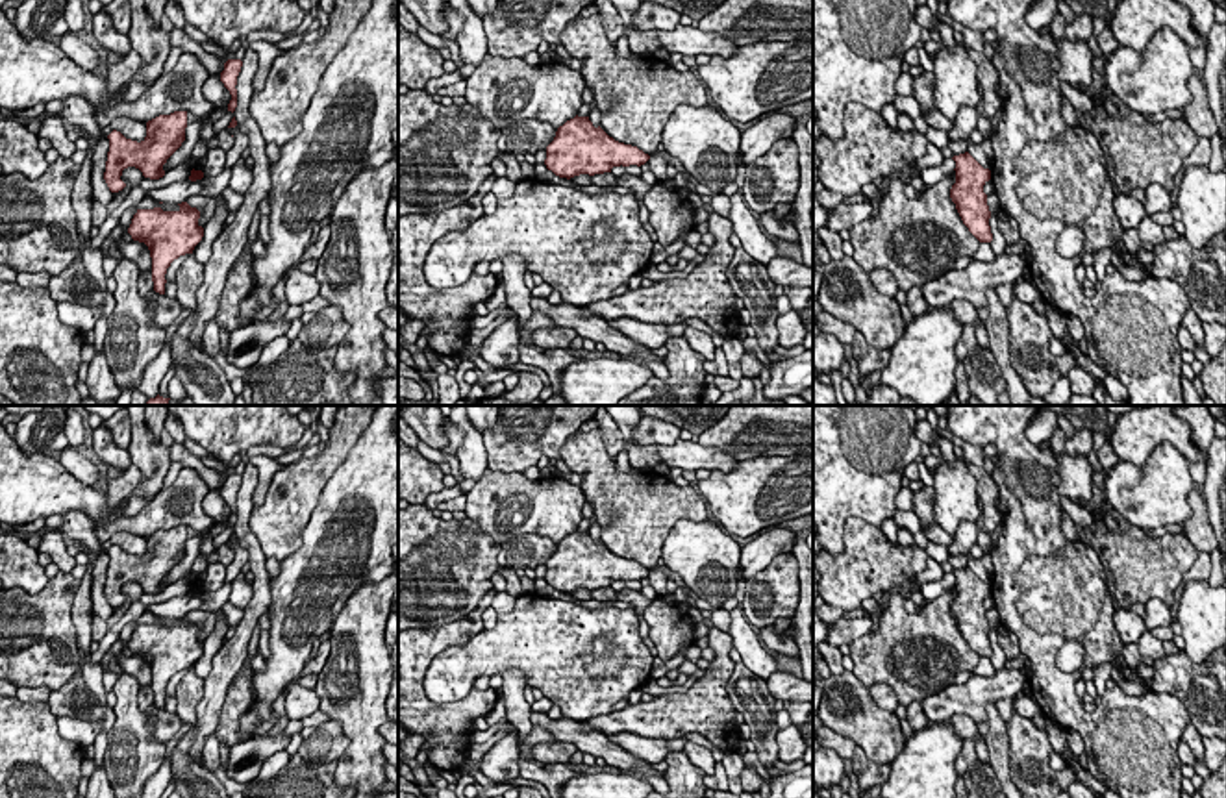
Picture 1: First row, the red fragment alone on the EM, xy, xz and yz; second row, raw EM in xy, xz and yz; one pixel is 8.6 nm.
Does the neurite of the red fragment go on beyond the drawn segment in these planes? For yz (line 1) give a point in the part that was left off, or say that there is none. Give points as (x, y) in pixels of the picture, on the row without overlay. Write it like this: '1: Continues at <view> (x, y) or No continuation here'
1: No continuation here

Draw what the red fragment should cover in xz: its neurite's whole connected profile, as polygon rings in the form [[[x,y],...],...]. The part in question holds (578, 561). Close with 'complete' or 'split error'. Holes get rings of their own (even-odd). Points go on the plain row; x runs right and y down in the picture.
[[[574,531],[557,542],[554,555],[546,561],[544,580],[559,592],[580,589],[604,589],[613,581],[644,580],[648,568],[637,561],[609,552],[600,541],[594,542],[589,531]]] | complete

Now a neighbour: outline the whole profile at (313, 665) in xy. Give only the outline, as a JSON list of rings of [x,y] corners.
[[[330,639],[320,642],[319,650],[317,650],[317,655],[315,657],[309,657],[306,667],[302,668],[302,672],[293,680],[294,683],[298,683],[298,680],[302,676],[307,676],[307,674],[319,674],[330,655]]]

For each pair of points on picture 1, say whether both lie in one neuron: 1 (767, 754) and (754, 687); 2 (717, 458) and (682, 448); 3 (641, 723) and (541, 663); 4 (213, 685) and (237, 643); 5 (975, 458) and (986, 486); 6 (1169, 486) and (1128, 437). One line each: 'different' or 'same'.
1: same
2: same
3: different
4: same
5: same
6: different

